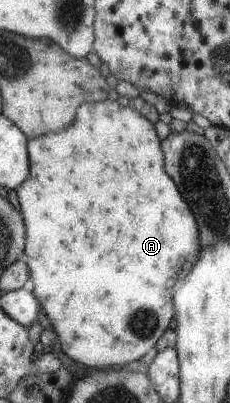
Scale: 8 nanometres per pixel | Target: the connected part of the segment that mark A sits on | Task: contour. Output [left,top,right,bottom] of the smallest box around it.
[16,99,202,368]

